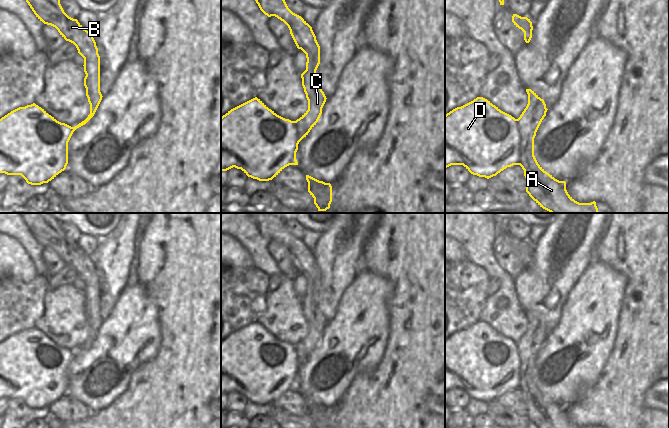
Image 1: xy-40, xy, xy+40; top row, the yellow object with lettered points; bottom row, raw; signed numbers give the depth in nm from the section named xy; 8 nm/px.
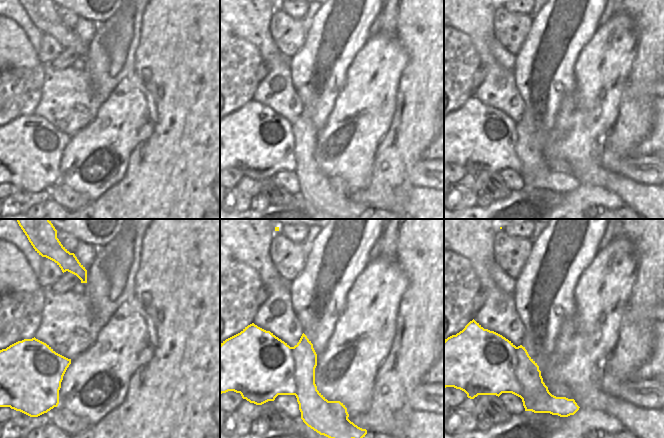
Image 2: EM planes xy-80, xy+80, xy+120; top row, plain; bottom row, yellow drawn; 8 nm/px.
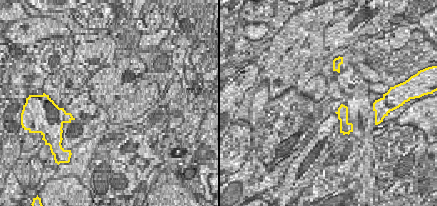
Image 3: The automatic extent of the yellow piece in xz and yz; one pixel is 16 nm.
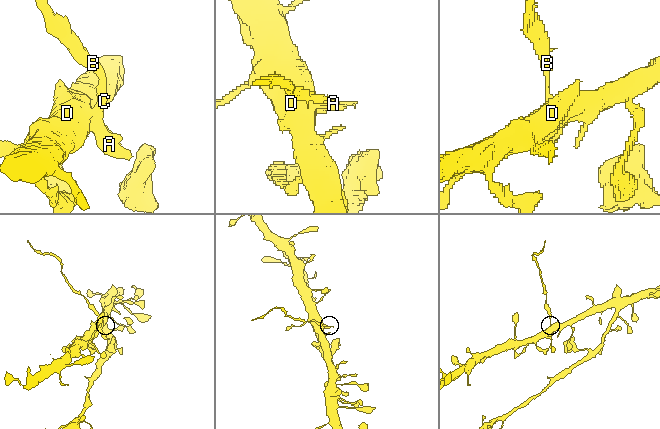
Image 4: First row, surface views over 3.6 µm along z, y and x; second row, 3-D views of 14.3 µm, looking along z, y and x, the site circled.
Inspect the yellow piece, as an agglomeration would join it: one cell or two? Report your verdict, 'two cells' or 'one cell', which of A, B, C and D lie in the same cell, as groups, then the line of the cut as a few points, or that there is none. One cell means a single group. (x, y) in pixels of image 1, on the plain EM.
two cells; A B C / D; cut in xy+40 along (517, 343), (521, 360), (520, 388)

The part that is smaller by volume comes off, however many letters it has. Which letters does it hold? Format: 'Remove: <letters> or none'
Remove: A, B, C.

